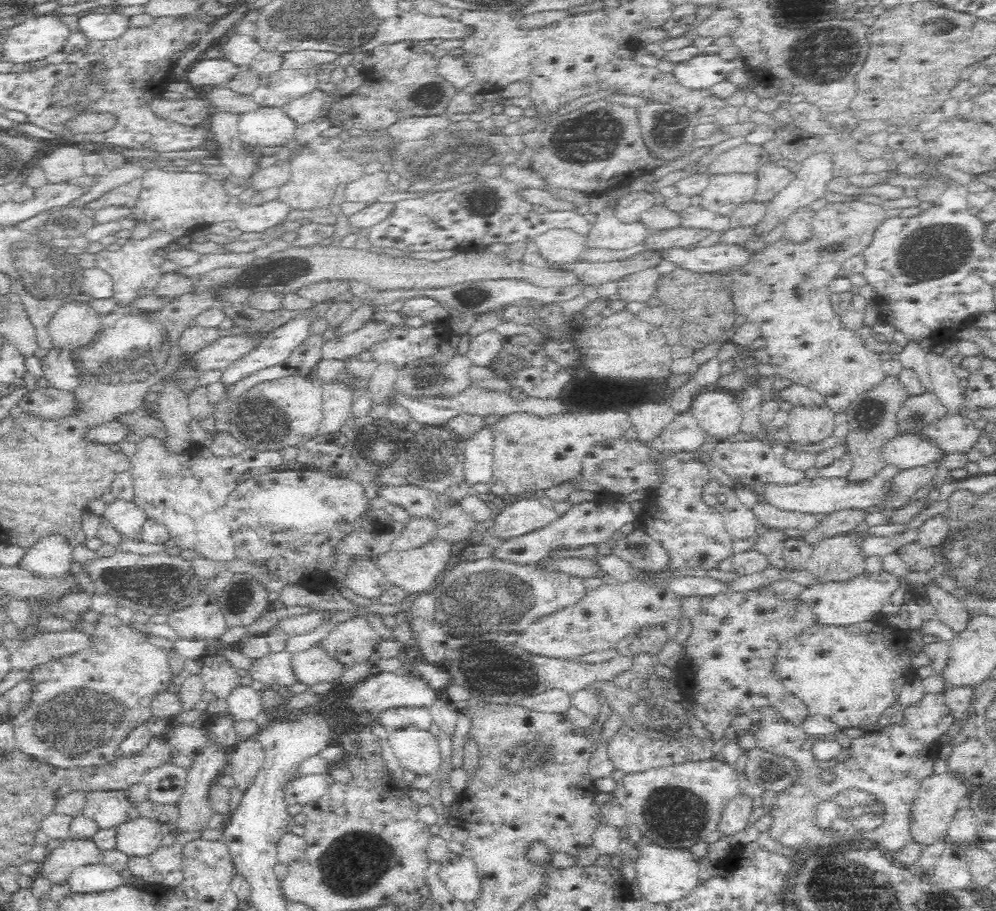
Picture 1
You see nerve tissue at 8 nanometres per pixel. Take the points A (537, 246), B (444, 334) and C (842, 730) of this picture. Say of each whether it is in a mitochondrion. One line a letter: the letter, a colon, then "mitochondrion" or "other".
A: other
B: other
C: other

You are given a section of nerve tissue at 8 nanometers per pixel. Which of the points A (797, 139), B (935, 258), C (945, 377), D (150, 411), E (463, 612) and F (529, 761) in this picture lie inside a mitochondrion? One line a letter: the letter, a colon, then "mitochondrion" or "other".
A: other
B: mitochondrion
C: other
D: other
E: mitochondrion
F: mitochondrion

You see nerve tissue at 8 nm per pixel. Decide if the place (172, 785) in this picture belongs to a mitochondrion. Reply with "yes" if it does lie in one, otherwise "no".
no

